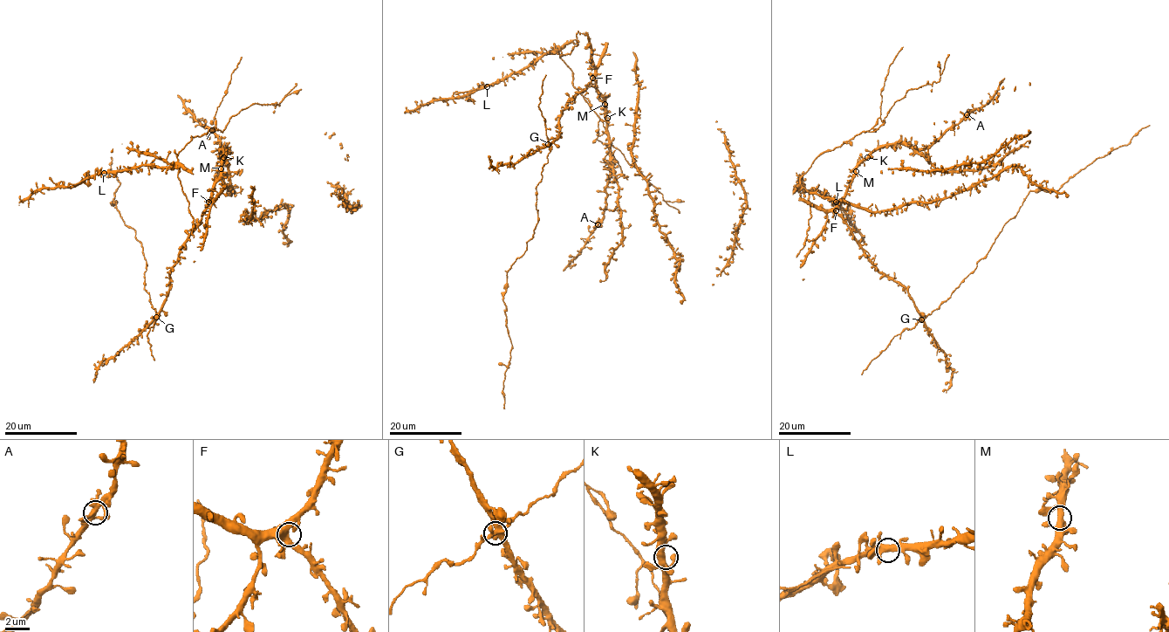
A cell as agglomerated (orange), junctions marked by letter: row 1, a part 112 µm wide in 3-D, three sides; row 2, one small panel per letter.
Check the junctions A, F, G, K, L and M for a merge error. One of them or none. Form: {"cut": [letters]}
{"cut": []}

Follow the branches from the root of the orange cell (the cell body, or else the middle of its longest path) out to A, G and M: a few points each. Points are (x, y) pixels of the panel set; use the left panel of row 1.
A: (217, 198), (212, 201), (212, 191), (221, 175), (222, 151), (226, 149), (224, 160), (218, 134), (212, 130)
G: (217, 198), (208, 205), (171, 269), (168, 293), (157, 318)
M: (217, 198), (212, 201), (212, 191), (221, 168)

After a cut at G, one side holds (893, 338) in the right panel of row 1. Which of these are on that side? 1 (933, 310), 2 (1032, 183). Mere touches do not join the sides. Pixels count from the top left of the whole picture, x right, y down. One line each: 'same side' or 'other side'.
1: same side
2: other side

